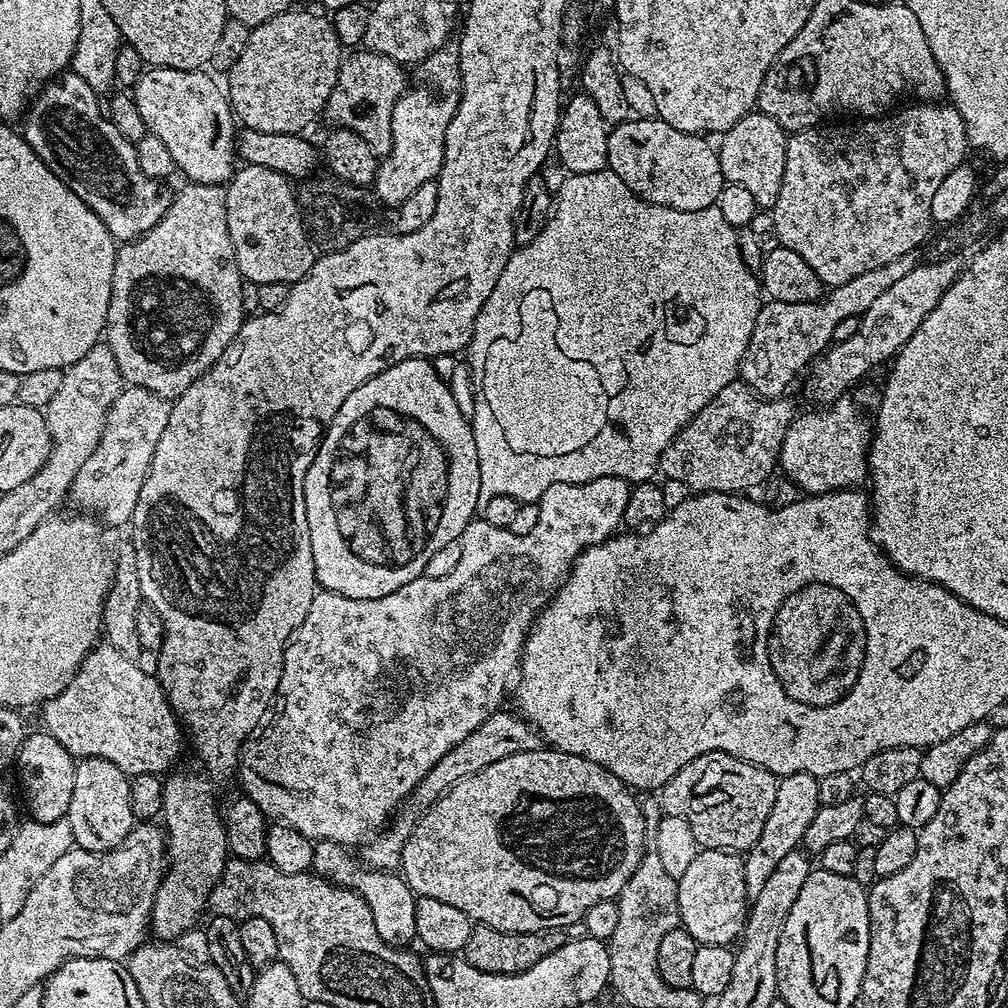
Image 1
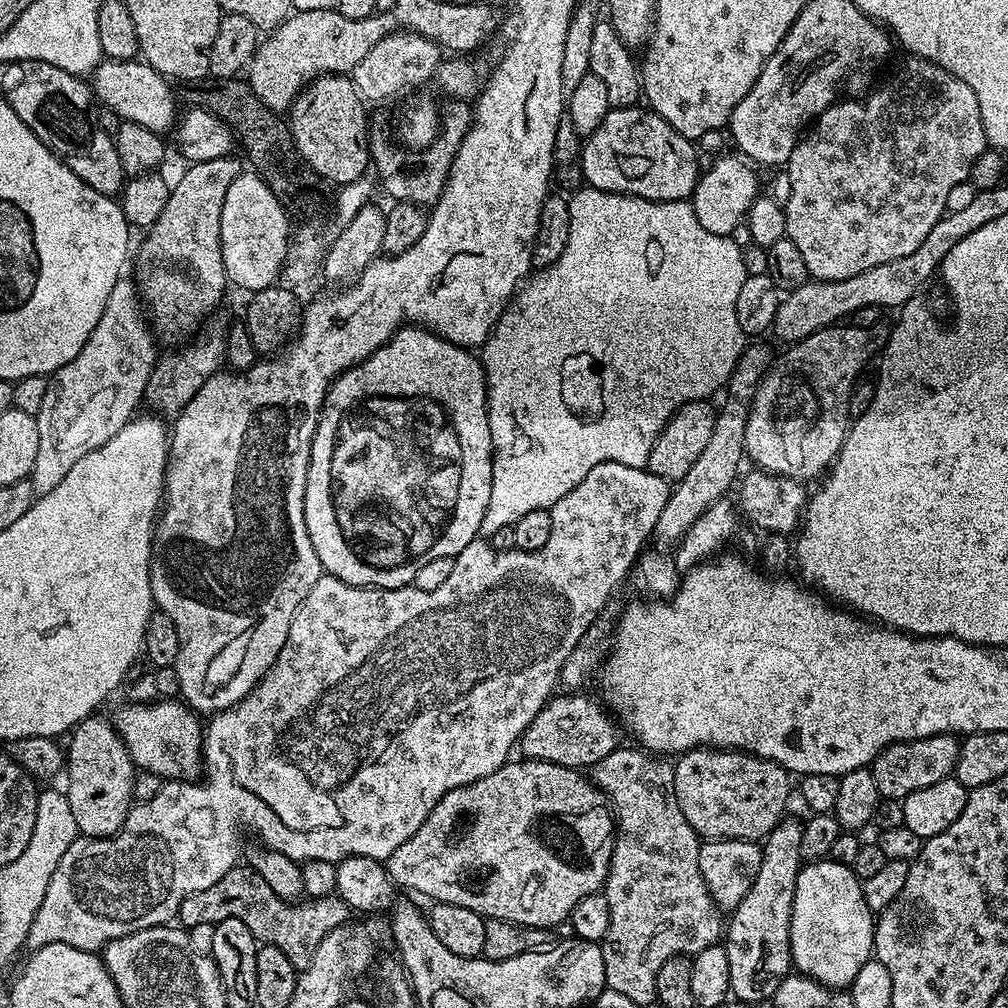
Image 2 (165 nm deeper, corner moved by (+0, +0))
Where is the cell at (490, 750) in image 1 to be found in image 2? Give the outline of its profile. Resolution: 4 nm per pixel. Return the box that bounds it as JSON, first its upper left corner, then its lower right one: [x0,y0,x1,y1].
[518,694,621,770]

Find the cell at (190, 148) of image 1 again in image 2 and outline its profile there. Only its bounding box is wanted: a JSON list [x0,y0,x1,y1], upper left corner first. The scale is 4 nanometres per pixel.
[90,58,178,134]

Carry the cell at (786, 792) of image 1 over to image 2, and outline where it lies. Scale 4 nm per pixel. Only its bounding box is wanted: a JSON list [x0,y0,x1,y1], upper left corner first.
[723,819,802,1004]

